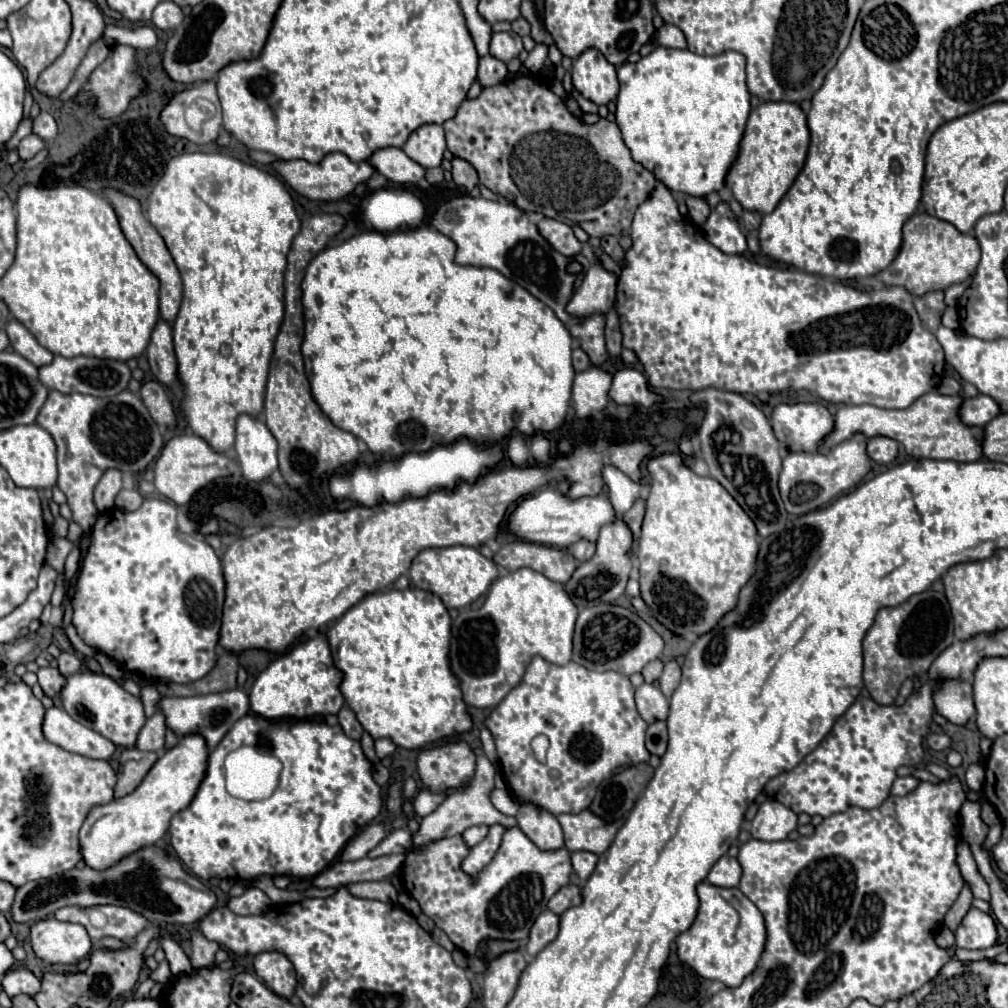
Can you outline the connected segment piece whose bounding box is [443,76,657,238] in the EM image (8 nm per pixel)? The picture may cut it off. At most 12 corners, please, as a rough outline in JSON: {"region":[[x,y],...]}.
{"region":[[531,76],[443,126],[479,184],[589,236],[655,176]]}

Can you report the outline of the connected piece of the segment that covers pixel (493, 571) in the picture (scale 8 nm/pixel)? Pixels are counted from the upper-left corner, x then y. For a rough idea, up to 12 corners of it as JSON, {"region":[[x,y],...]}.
{"region":[[469,546],[427,548],[413,586],[447,608],[475,602],[499,574]]}

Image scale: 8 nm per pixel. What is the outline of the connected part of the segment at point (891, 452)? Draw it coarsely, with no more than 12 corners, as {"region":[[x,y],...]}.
{"region":[[871,438],[867,456],[873,464],[889,464],[897,456],[897,442]]}

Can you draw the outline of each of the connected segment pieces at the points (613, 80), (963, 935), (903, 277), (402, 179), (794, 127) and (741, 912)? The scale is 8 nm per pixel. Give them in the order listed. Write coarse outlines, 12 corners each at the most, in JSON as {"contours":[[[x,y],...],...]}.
{"contours":[[[595,48],[573,62],[573,86],[599,106],[619,92],[617,70]],[[971,908],[955,932],[957,948],[995,946],[993,918]],[[919,212],[875,278],[923,296],[965,282],[973,234]],[[401,148],[377,150],[369,162],[397,184],[417,184],[425,168]],[[793,102],[749,116],[727,186],[769,214],[805,164],[809,128]],[[697,886],[675,940],[699,976],[741,986],[765,950],[763,914],[739,888]]]}

